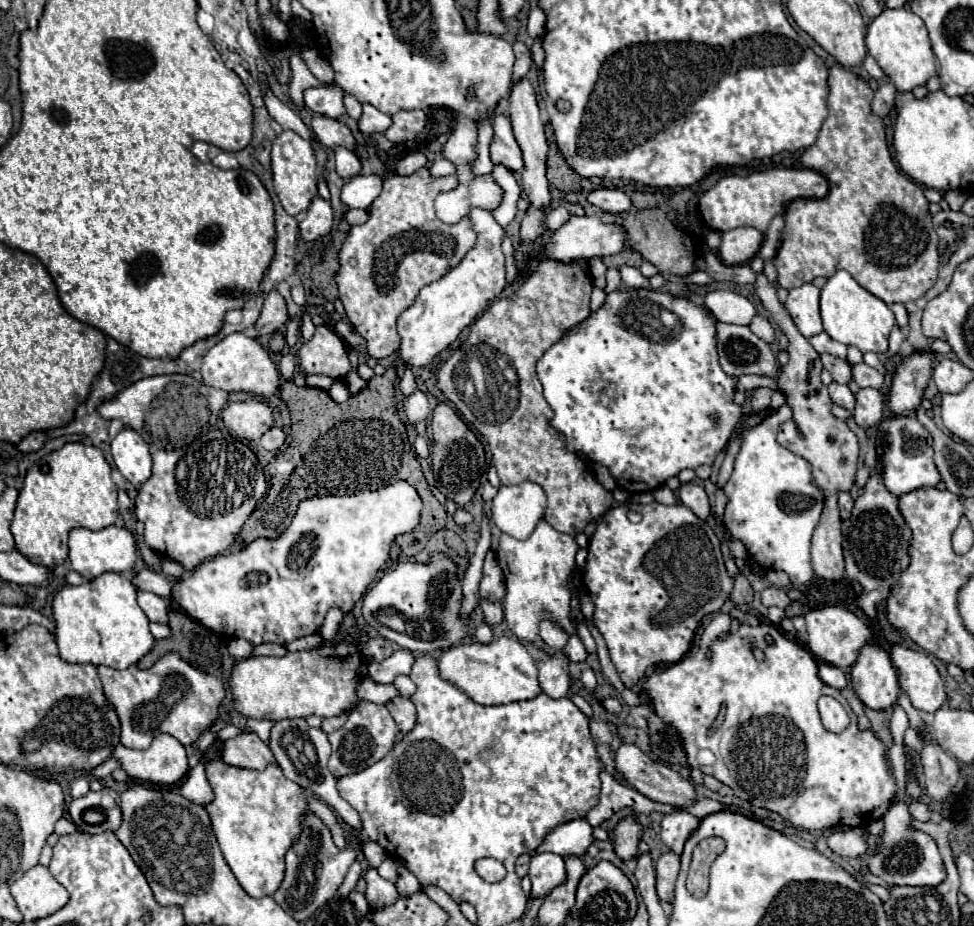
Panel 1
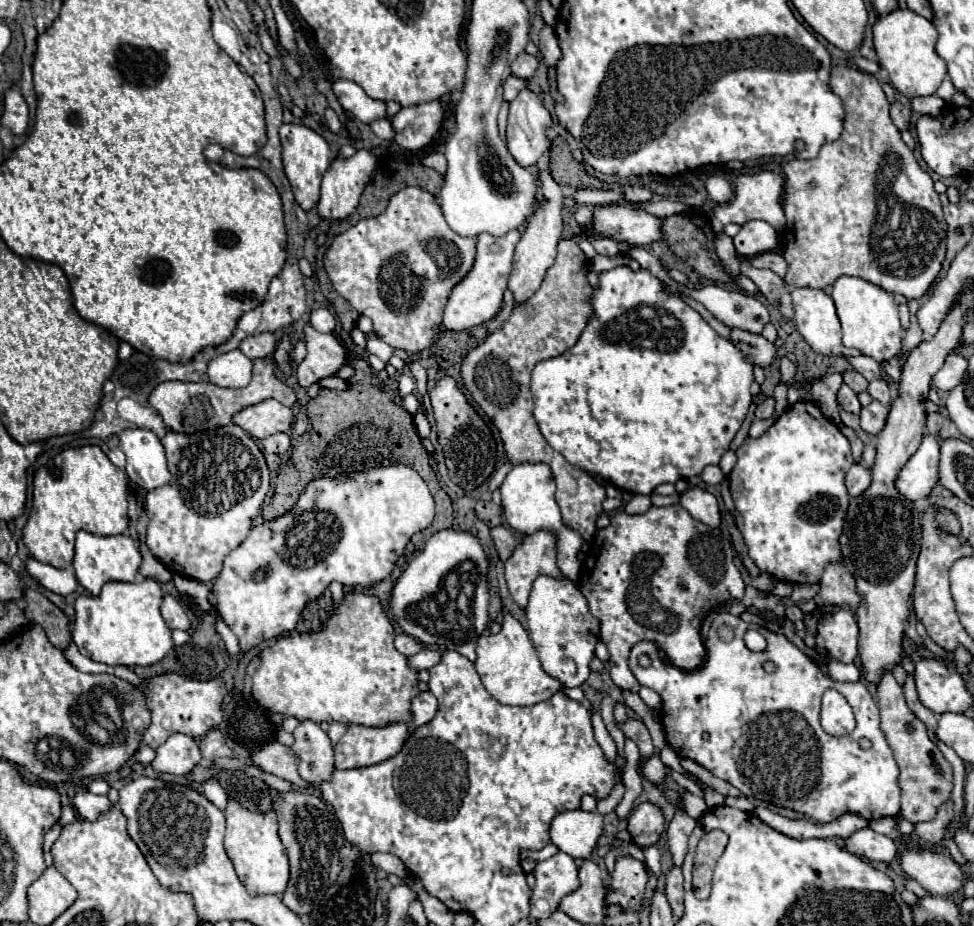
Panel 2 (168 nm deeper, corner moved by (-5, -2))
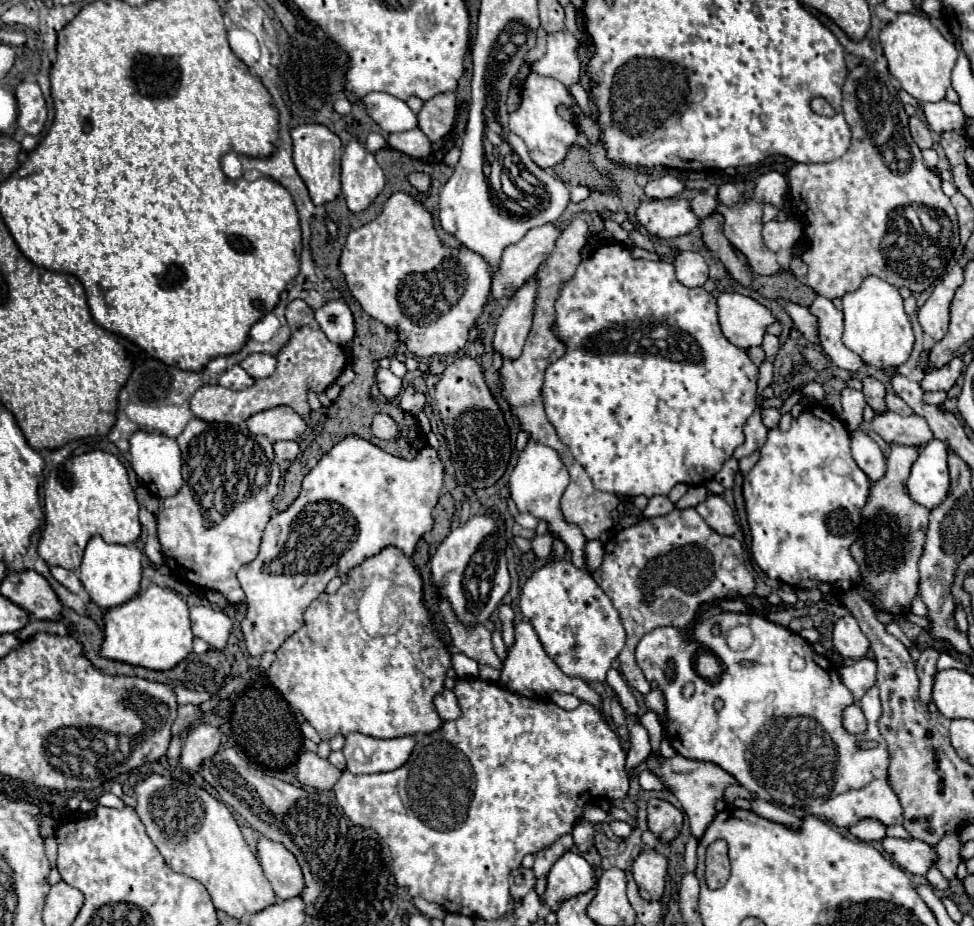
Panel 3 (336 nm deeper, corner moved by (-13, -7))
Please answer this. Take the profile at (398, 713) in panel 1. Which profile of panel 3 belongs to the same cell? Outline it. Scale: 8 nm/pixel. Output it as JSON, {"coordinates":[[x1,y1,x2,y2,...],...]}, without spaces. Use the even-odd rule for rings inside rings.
{"coordinates":[[442,690,434,698,434,706,436,706,436,710,438,710,442,720,456,720,456,718,460,718,460,706,458,706,456,694,452,690]]}

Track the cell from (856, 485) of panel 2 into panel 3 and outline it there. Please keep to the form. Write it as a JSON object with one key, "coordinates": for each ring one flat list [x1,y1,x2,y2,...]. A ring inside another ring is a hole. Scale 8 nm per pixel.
{"coordinates":[[864,430,850,432,850,438,852,438,852,456,856,464,868,474,872,482,880,480,886,472,886,460,880,446]]}

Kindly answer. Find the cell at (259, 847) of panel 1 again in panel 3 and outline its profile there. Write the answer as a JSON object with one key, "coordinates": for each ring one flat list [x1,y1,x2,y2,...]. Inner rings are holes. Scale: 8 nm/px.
{"coordinates":[[264,836,258,840,258,852,264,876,268,878,274,894,280,900,300,896,304,890,304,878,296,856,282,844,272,842]]}

